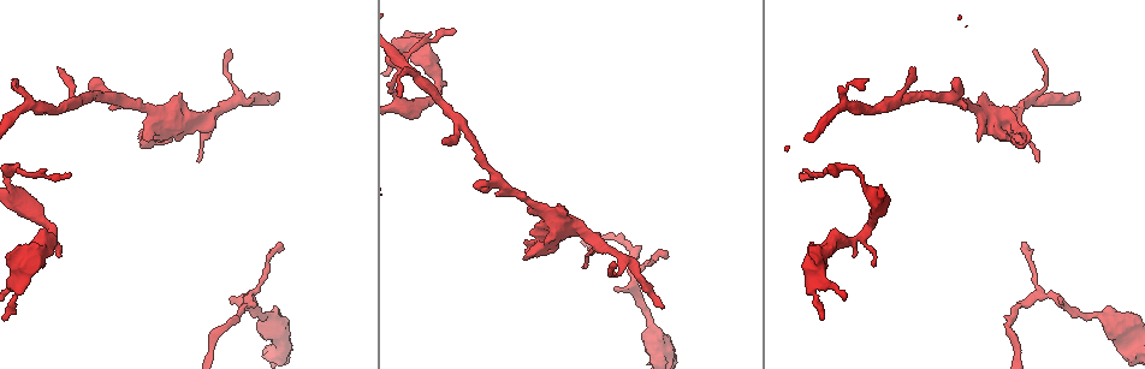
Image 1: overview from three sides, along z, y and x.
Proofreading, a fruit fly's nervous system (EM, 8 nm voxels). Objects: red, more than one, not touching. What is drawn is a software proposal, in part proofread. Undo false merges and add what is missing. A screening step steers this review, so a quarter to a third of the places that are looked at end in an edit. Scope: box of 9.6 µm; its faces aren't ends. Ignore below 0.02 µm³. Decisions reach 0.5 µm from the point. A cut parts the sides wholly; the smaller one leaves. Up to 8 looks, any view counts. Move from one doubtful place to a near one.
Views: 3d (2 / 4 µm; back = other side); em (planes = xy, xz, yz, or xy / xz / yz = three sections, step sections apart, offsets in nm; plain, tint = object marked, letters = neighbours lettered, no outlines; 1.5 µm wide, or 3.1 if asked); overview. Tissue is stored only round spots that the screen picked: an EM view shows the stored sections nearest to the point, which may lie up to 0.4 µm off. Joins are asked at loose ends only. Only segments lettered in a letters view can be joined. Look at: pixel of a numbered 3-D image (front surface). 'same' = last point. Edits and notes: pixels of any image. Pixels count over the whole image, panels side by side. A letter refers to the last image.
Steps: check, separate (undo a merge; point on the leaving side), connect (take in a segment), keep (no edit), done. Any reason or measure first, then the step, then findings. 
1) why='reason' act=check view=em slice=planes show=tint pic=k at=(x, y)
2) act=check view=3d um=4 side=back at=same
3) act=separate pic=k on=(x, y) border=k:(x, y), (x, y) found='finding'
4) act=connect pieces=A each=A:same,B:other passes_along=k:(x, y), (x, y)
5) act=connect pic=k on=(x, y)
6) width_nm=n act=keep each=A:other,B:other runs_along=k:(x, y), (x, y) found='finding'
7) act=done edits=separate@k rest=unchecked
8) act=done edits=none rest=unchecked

why='branch point' act=check view=em slice=xz step=4 show=tint pic=1 at=(630, 273)

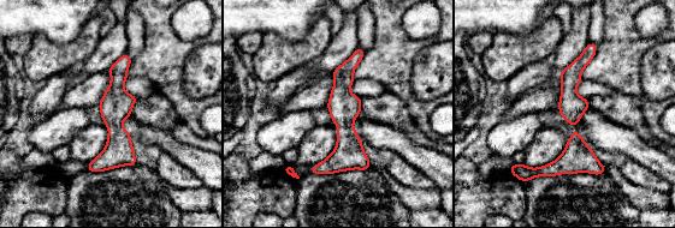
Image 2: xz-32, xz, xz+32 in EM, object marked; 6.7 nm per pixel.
act=check view=em slice=planes show=letters at=same

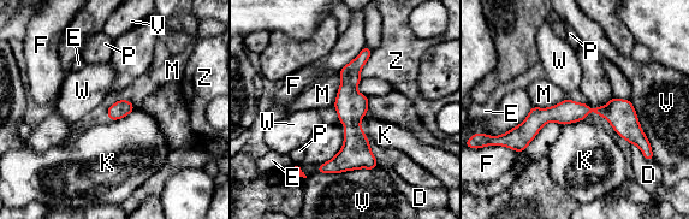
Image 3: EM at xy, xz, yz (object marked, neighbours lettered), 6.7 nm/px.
act=keep each=D:other,E:other,F:other,K:other,M:other,P:other,V:other,W:other,Z:other border=3:(135, 108), (125, 116), (111, 120) found='all the same neuron'

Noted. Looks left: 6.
why='branch stops here' act=check view=3d um=4 pic=1 at=(1076, 95)

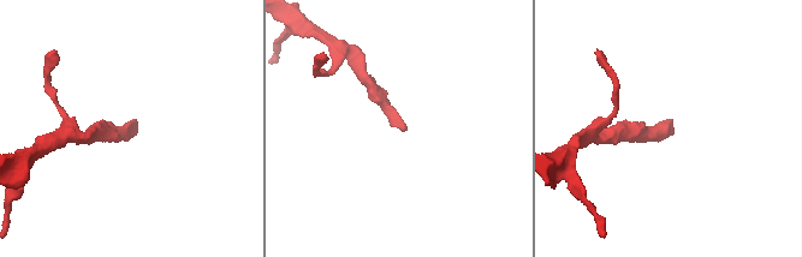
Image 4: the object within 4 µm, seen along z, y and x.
why='need the tissue' act=check view=em slice=xz step=4 show=letters pic=4 at=(136, 125)

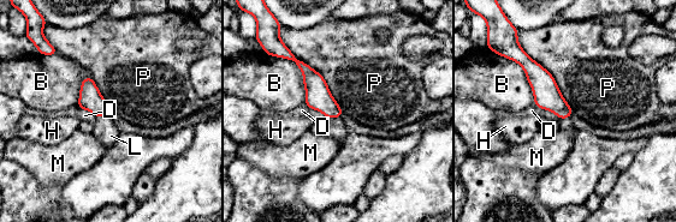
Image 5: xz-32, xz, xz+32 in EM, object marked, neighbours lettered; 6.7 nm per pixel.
width_nm=150 act=connect pieces=L each=B:other,D:other,H:other,L:same,M:other,P:other passes_along=5:(90, 98), (104, 115), (105, 130) found='the neuron continues'

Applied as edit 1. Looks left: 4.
why='sudden change in width' act=check view=3d um=2 pic=1 at=(44, 219)

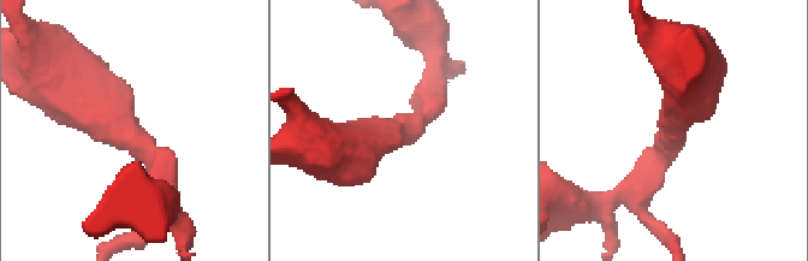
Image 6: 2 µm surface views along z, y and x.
arm_widths_nm=190,440 act=check view=em slice=planes show=letters pic=6 at=(668, 137)

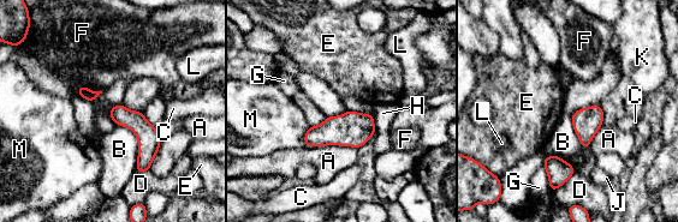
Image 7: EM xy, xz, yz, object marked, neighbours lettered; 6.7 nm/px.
width_nm=120 longest_contact=B:340nm act=keep each=A:other,B:other,C:other,D:other,E:other,F:other,G:other,H:other,J:other,K:other,L:other,M:other found='one neuron here'

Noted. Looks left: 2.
act=done edits=connect@5 rest=unchecked

